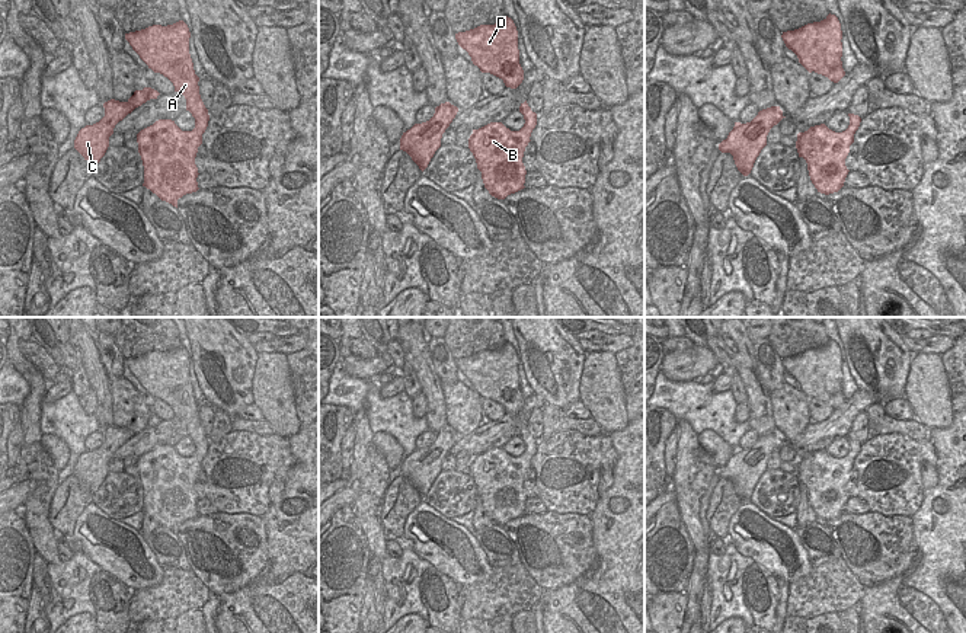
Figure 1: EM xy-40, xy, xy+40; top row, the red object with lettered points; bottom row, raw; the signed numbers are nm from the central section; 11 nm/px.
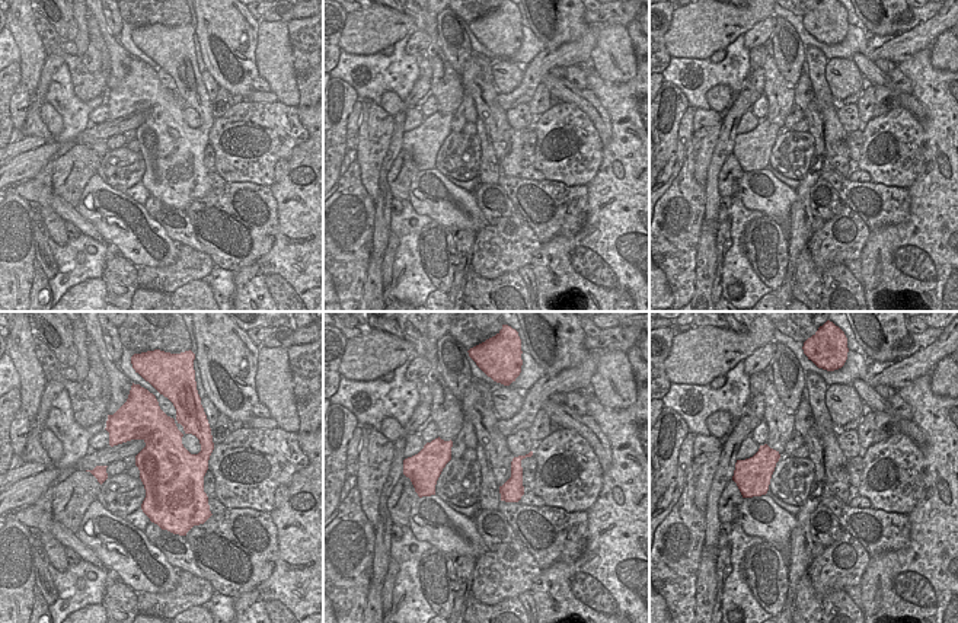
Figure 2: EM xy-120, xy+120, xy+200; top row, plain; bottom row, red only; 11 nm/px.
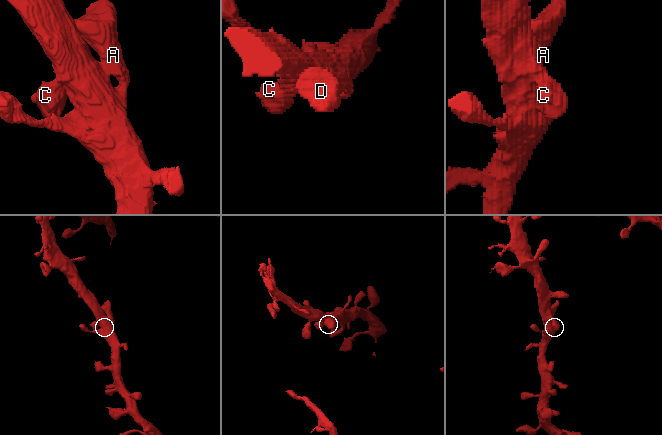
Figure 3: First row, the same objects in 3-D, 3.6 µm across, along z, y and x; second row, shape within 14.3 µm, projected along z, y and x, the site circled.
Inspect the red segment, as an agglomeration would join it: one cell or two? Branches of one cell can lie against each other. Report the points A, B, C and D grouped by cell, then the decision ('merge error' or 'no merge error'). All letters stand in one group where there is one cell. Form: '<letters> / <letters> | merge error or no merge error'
A B C D | no merge error

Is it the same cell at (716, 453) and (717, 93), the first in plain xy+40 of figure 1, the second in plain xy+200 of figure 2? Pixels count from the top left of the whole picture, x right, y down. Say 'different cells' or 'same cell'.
same cell

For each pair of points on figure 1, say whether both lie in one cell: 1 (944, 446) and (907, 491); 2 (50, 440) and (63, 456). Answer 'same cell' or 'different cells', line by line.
1: different cells
2: same cell

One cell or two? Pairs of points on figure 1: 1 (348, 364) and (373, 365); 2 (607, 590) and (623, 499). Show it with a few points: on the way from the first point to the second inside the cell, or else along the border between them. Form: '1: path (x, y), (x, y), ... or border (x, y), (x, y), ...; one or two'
1: path (354, 365), (367, 365); one
2: path (623, 568), (623, 521); one

